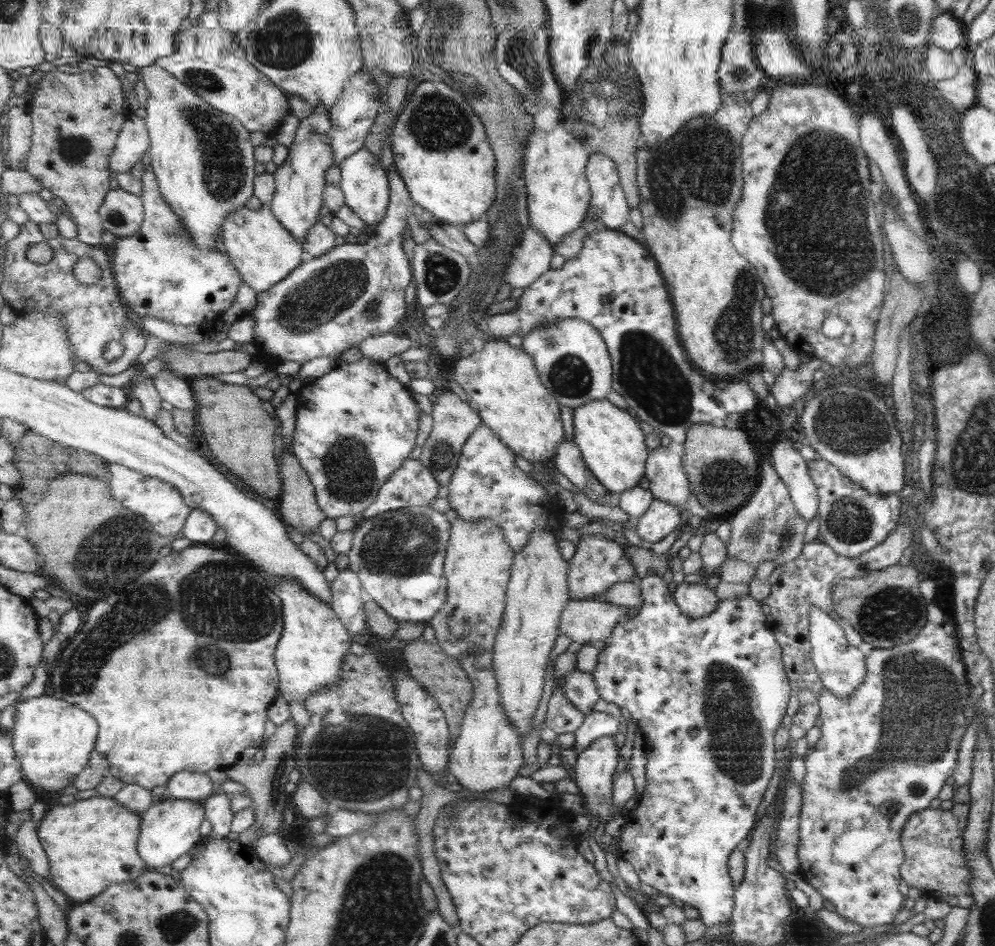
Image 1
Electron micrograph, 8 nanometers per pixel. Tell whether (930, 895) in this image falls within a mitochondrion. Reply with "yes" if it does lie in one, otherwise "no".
no

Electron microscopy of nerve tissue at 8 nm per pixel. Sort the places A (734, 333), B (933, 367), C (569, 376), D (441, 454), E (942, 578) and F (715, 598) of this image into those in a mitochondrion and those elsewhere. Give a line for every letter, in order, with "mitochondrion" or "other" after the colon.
A: mitochondrion
B: other
C: mitochondrion
D: mitochondrion
E: other
F: other

